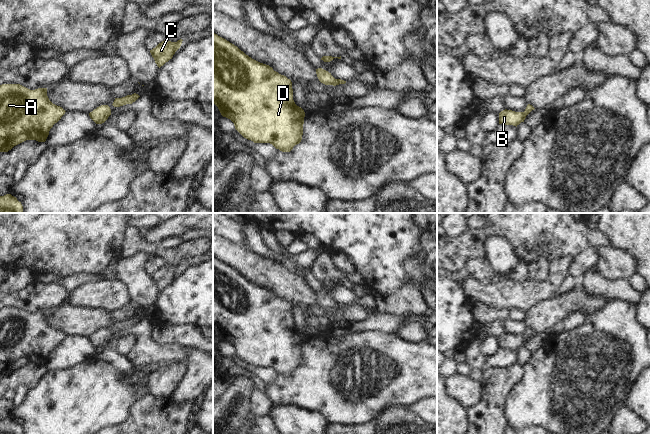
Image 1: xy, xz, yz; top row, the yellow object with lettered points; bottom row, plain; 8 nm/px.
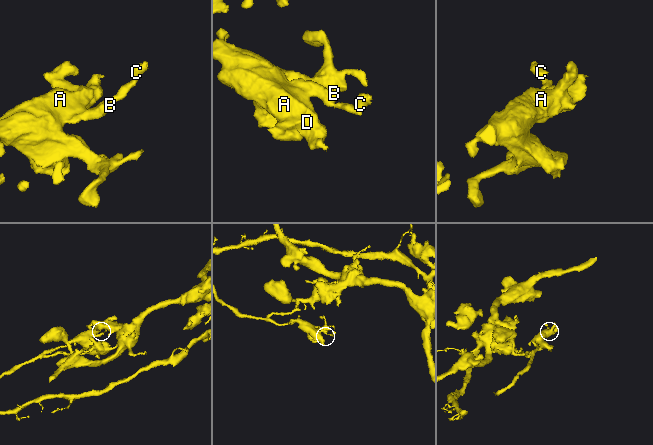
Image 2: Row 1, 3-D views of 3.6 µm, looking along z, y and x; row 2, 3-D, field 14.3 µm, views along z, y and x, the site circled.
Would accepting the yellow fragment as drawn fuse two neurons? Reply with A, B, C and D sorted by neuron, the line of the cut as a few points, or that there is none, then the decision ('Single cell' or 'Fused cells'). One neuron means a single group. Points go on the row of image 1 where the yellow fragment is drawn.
Groups: A B C D. No split. Single cell

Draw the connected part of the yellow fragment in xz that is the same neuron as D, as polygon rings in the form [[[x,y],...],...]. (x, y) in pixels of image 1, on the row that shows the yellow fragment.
[[[213,32],[213,104],[221,115],[230,119],[235,129],[254,143],[270,143],[282,152],[290,152],[299,144],[303,135],[305,112],[293,100],[292,82],[274,71],[269,65],[260,63],[237,46]]]

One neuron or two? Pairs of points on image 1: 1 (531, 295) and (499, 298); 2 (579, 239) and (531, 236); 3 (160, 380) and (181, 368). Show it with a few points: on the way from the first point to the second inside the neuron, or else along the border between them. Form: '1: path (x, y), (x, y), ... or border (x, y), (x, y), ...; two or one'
1: path (523, 295), (507, 295); one
2: path (567, 238), (543, 237); one
3: path (165, 379), (176, 370); one

